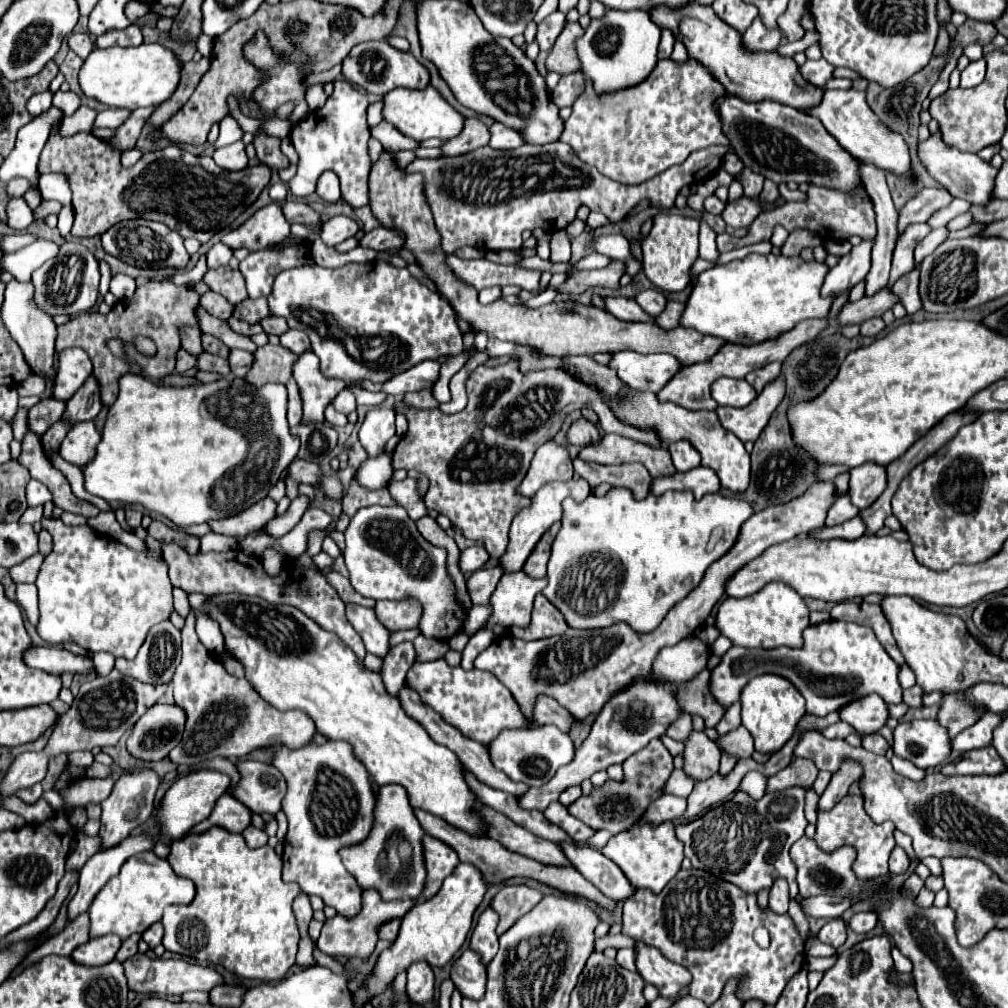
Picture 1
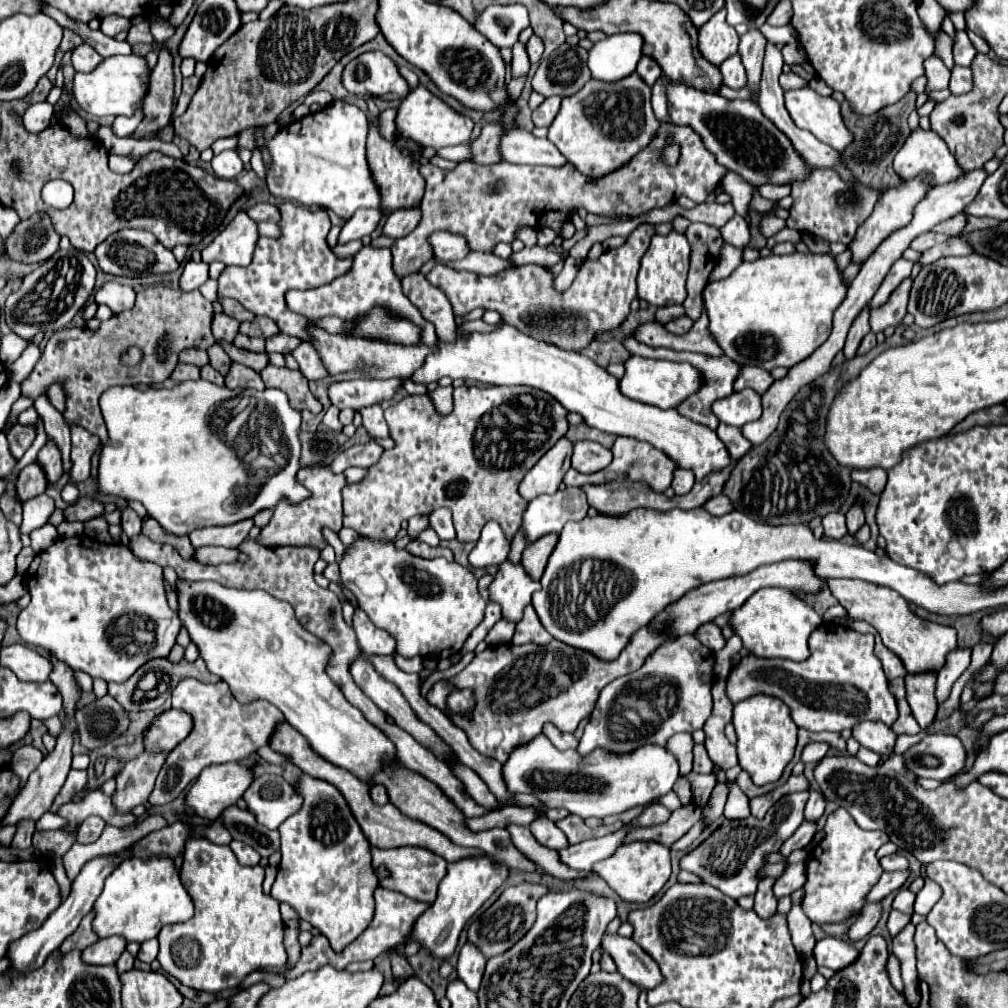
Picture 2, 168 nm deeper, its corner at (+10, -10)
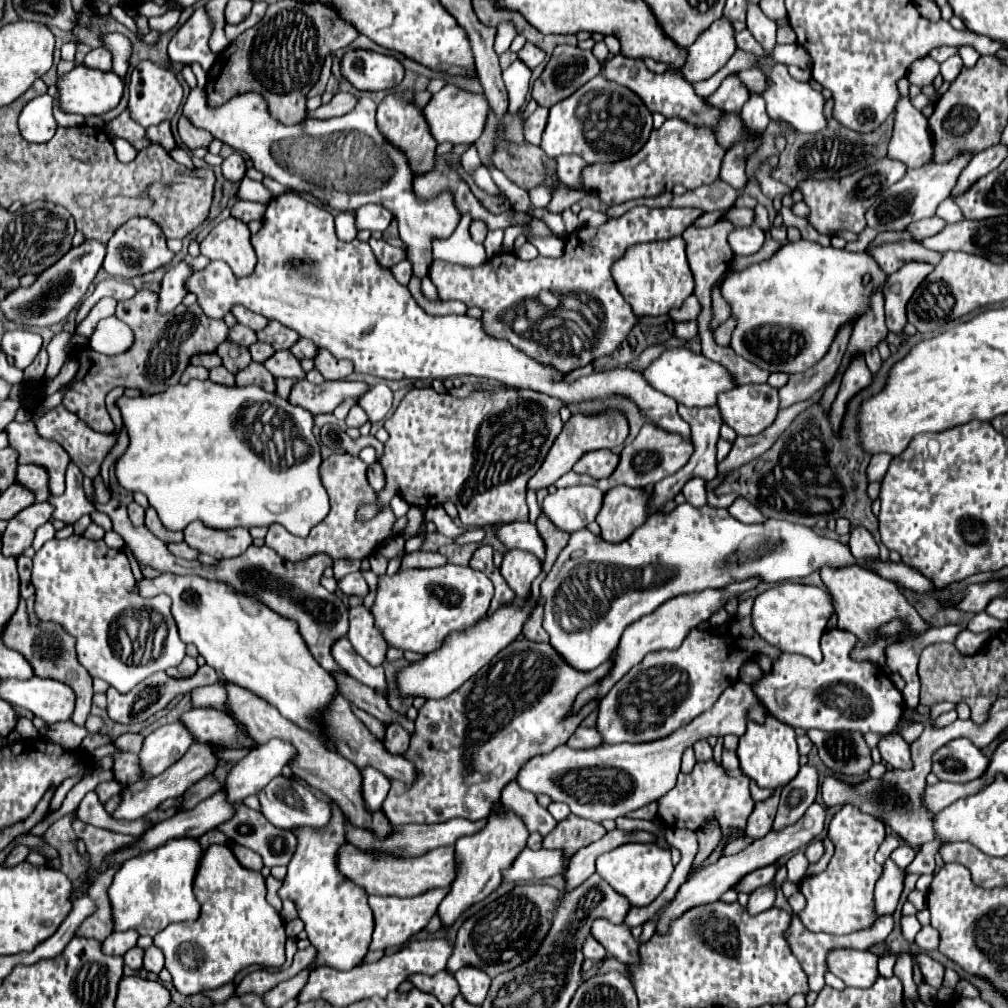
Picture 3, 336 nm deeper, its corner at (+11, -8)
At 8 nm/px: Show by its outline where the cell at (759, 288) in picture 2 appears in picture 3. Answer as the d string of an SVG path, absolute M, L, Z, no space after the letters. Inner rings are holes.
M810 240L786 244L782 250L776 250L776 254L772 254L768 260L752 264L724 280L720 292L730 304L732 318L738 318L738 326L732 332L730 348L738 356L754 362L758 368L768 372L804 372L828 352L838 328L844 322L850 322L854 316L860 316L868 308L874 288L884 280L884 270L866 252L852 254L832 246L824 248L818 242ZM864 274L872 276L872 282L868 286L862 284Z

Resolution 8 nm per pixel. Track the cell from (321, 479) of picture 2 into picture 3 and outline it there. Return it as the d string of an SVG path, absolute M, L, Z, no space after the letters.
M348 452L330 454L326 460L322 460L322 466L318 468L318 472L322 478L322 486L326 486L326 492L330 496L330 514L322 522L318 522L318 526L314 526L314 530L310 530L310 534L306 538L298 538L294 534L290 534L284 526L274 524L268 528L266 546L274 548L282 558L292 560L292 562L306 560L314 554L330 554L332 558L364 560L368 554L378 550L380 544L390 536L392 524L396 522L390 506L386 510L382 510L378 516L374 516L372 520L368 520L366 524L356 522L354 512L356 512L358 504L374 502L374 498L376 498L376 492L366 482L366 464L358 456L352 456Z

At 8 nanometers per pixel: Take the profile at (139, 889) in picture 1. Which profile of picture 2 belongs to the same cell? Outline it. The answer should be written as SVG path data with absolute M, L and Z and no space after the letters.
M151 856L149 860L131 858L131 860L125 860L111 876L107 876L105 888L95 902L95 912L97 916L93 920L93 930L97 932L97 936L101 938L123 936L129 942L145 942L145 940L155 938L165 924L189 920L193 916L193 900L179 880L179 868L175 866L173 858L169 856Z

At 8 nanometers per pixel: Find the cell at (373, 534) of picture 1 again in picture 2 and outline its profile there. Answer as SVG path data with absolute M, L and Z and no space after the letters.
M361 538L351 548L347 548L345 558L341 562L341 576L347 588L357 596L359 608L367 612L371 622L377 628L383 628L389 632L397 642L397 652L405 658L423 656L431 660L443 660L457 654L465 640L471 636L471 632L481 624L485 616L485 600L479 594L477 576L457 564L449 562L445 558L435 560L423 560L417 556L407 554L407 550L397 550L393 542L381 544L373 538Z

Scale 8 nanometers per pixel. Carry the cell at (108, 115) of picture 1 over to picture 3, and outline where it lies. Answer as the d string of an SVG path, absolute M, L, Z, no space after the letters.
M142 60L130 74L130 100L128 100L128 110L130 110L130 118L148 128L148 126L156 126L162 120L170 120L178 106L182 104L182 86L176 80L176 76L172 72L166 72L164 68L160 68L158 64L154 64L152 60Z

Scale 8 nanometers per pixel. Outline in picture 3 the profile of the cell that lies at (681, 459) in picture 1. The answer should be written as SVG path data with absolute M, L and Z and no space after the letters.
M690 478L690 482L686 482L686 486L682 488L682 494L686 498L686 502L690 502L692 506L704 506L706 504L706 488L704 488L704 480L702 478Z

